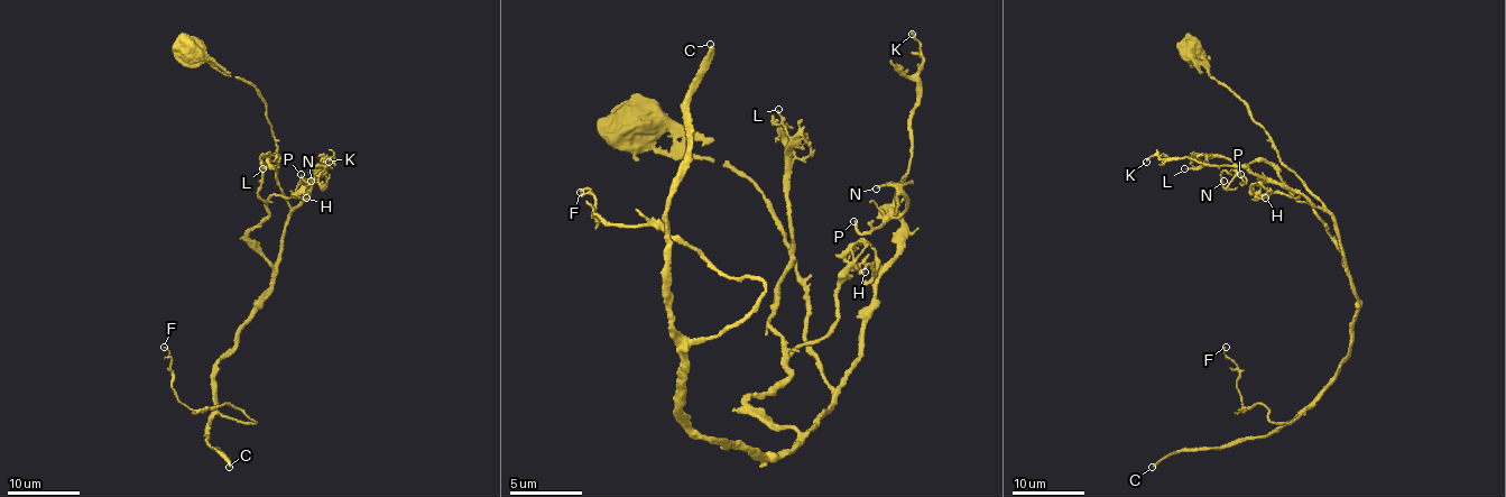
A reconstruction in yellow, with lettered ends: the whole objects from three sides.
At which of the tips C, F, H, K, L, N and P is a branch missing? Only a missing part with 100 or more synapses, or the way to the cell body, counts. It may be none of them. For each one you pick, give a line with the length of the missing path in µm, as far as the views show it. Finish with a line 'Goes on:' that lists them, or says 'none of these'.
C: missing 350 µm
Goes on: C

